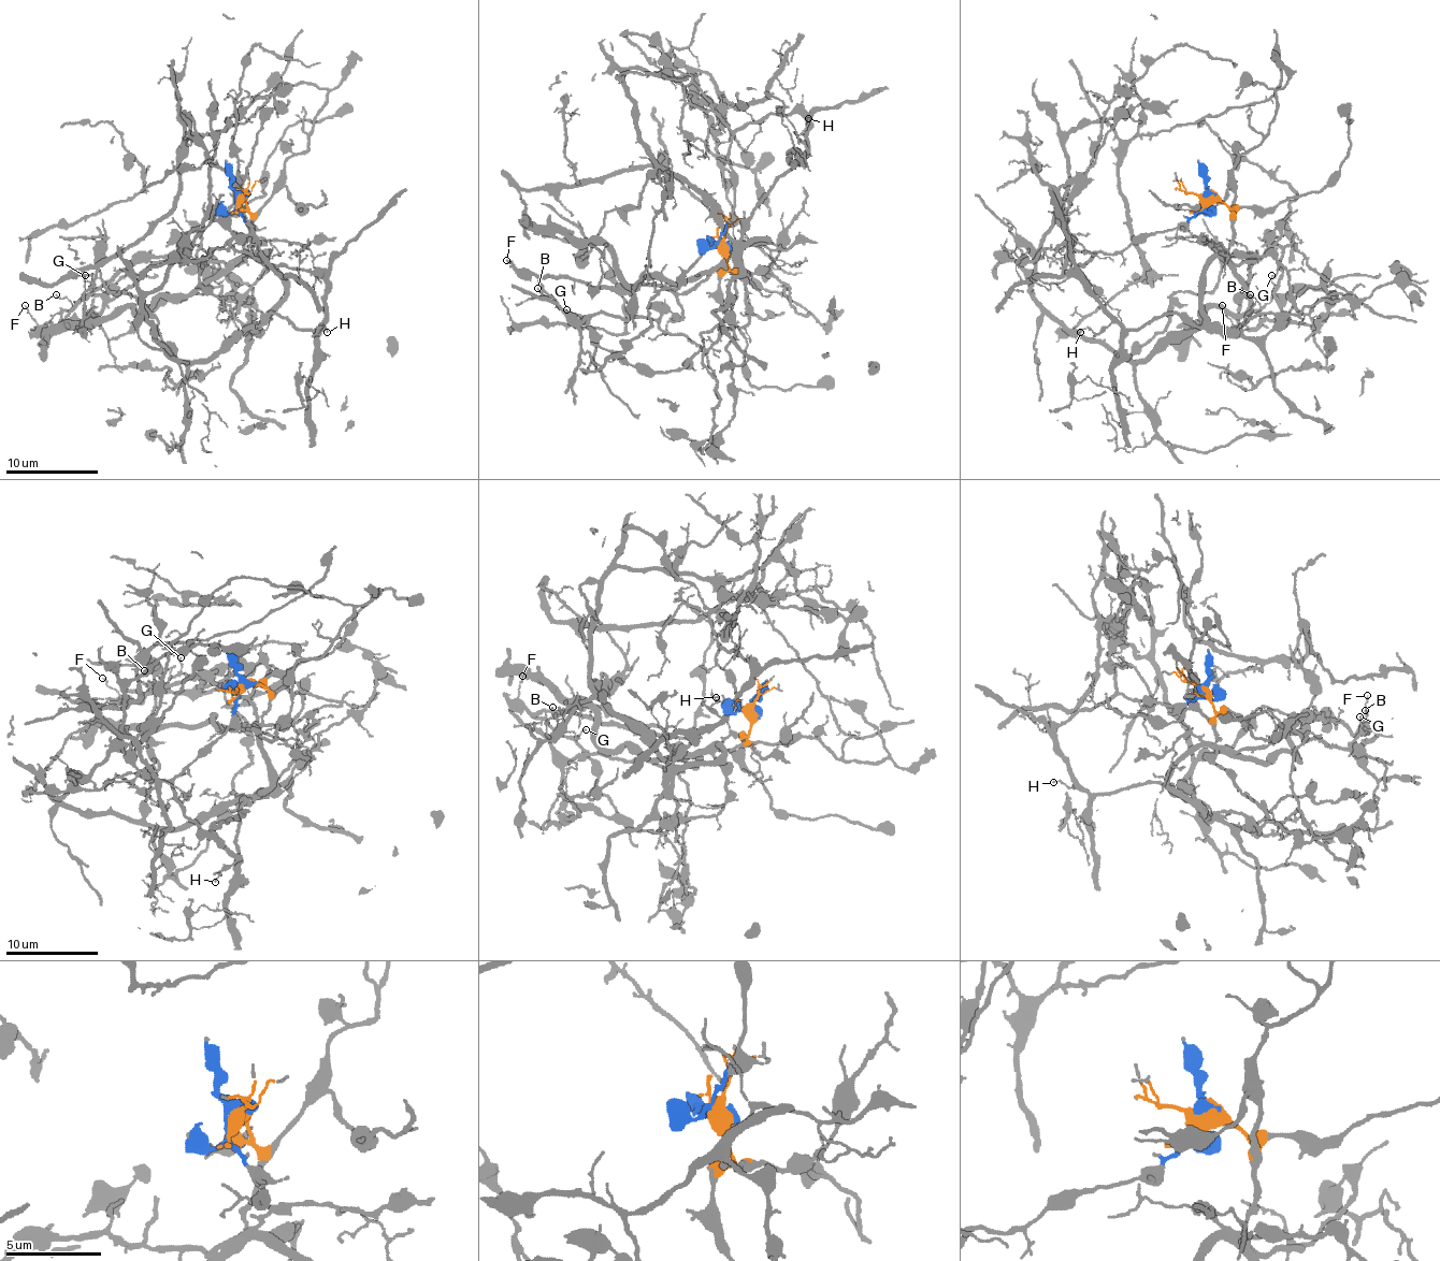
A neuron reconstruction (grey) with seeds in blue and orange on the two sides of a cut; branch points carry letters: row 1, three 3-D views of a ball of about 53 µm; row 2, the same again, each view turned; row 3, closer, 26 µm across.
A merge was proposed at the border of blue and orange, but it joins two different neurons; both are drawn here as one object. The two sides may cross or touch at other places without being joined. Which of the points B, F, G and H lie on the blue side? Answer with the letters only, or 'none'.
H

